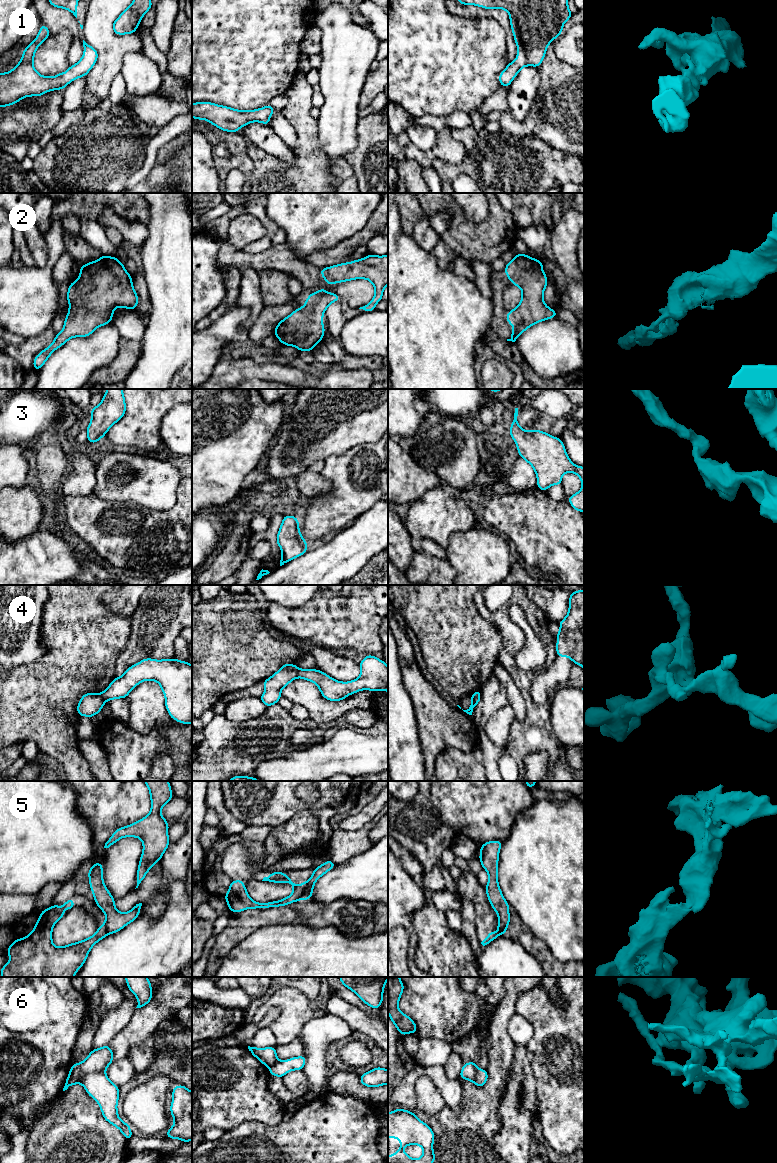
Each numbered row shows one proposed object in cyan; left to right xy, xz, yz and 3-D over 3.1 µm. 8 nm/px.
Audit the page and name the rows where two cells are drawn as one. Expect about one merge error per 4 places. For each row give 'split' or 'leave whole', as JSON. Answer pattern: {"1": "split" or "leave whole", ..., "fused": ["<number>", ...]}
{"1": "leave whole", "2": "leave whole", "3": "leave whole", "4": "split", "5": "split", "6": "split", "fused": ["4", "5", "6"]}

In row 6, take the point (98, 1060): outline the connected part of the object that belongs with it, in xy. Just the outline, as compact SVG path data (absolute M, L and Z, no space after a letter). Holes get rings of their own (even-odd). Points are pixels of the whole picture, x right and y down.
M108 1045L93 1049L83 1062L74 1063L71 1066L63 1091L67 1090L71 1085L78 1084L79 1080L85 1075L105 1072L112 1062L113 1051Z

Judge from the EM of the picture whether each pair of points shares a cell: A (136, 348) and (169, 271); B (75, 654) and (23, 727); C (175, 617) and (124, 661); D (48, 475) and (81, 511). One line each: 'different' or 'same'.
A: different
B: same
C: same
D: different

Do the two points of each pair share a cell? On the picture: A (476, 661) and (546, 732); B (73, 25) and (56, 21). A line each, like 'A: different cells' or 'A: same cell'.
A: different cells
B: same cell

